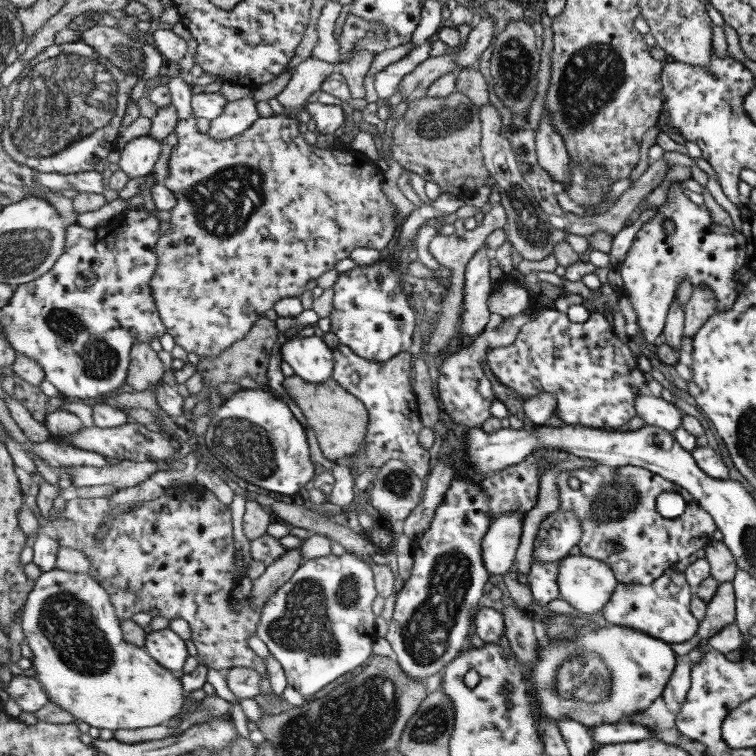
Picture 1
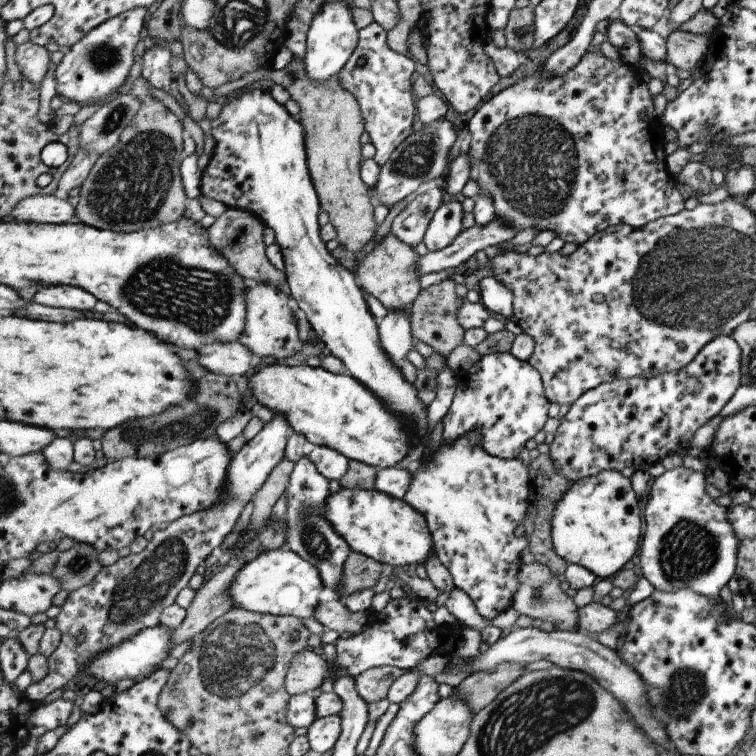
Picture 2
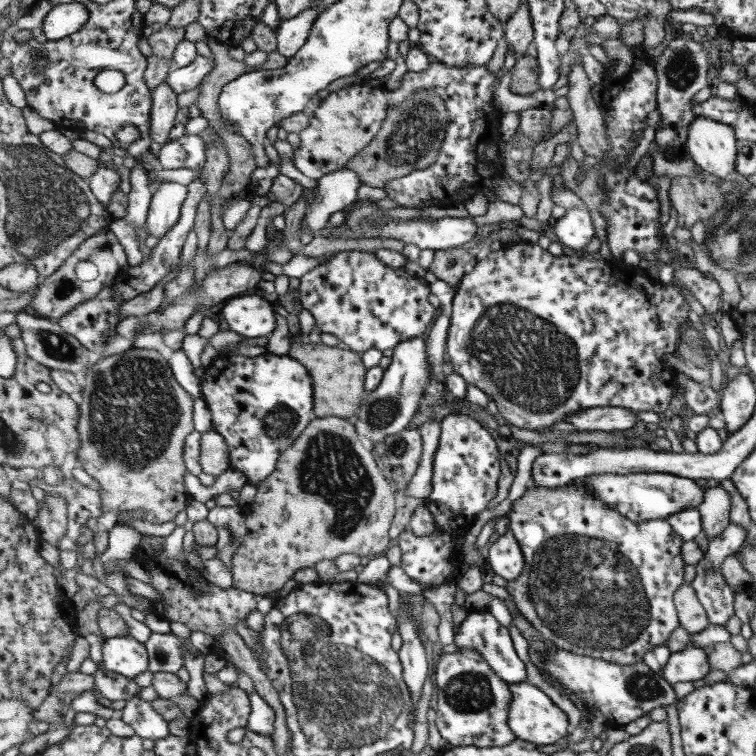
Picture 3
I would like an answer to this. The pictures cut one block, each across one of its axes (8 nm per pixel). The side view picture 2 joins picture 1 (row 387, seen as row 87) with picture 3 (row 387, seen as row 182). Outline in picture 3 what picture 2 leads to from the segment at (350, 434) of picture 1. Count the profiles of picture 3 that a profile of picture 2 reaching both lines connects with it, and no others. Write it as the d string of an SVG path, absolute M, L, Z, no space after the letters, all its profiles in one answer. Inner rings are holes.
M297 342L291 346L289 356L306 365L314 380L315 412L319 418L338 416L354 420L367 395L365 378L368 370L360 353L344 345L327 346L323 343Z

